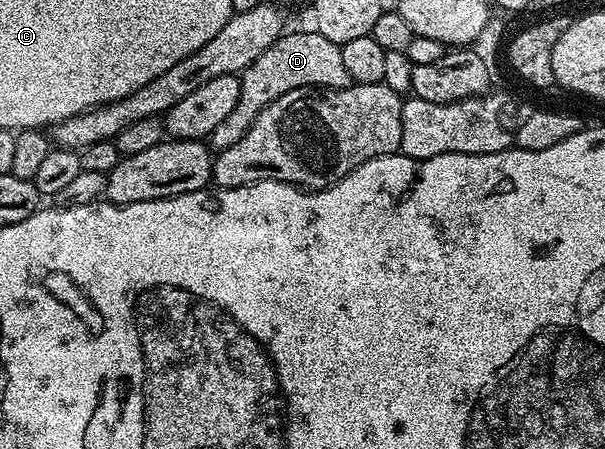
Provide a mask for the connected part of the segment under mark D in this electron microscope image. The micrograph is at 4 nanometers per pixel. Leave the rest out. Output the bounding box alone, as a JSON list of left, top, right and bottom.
[207,30,351,150]

